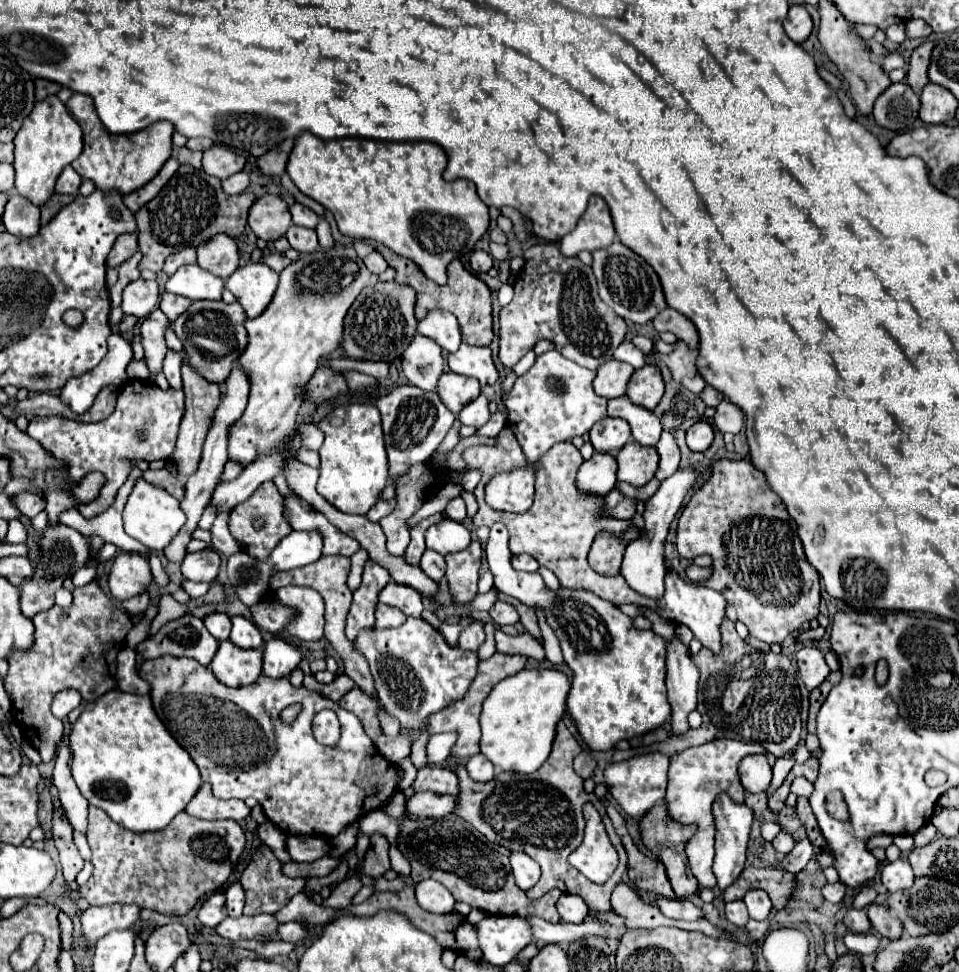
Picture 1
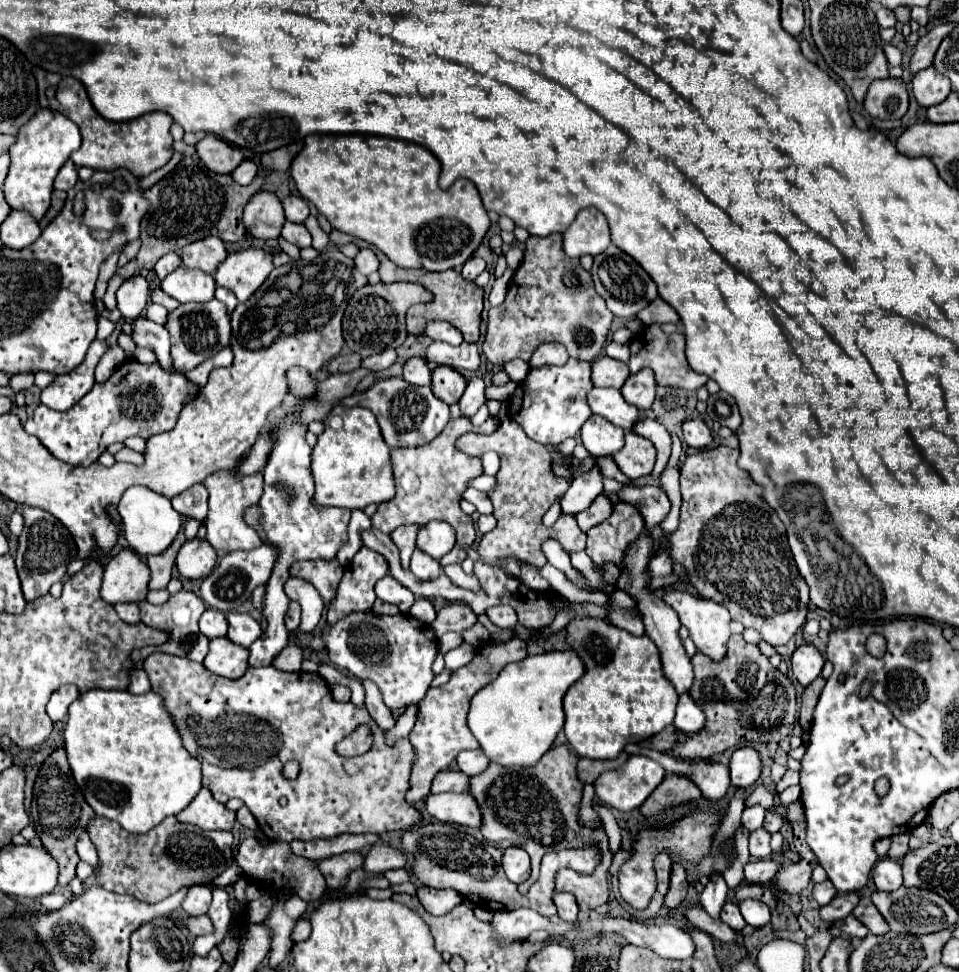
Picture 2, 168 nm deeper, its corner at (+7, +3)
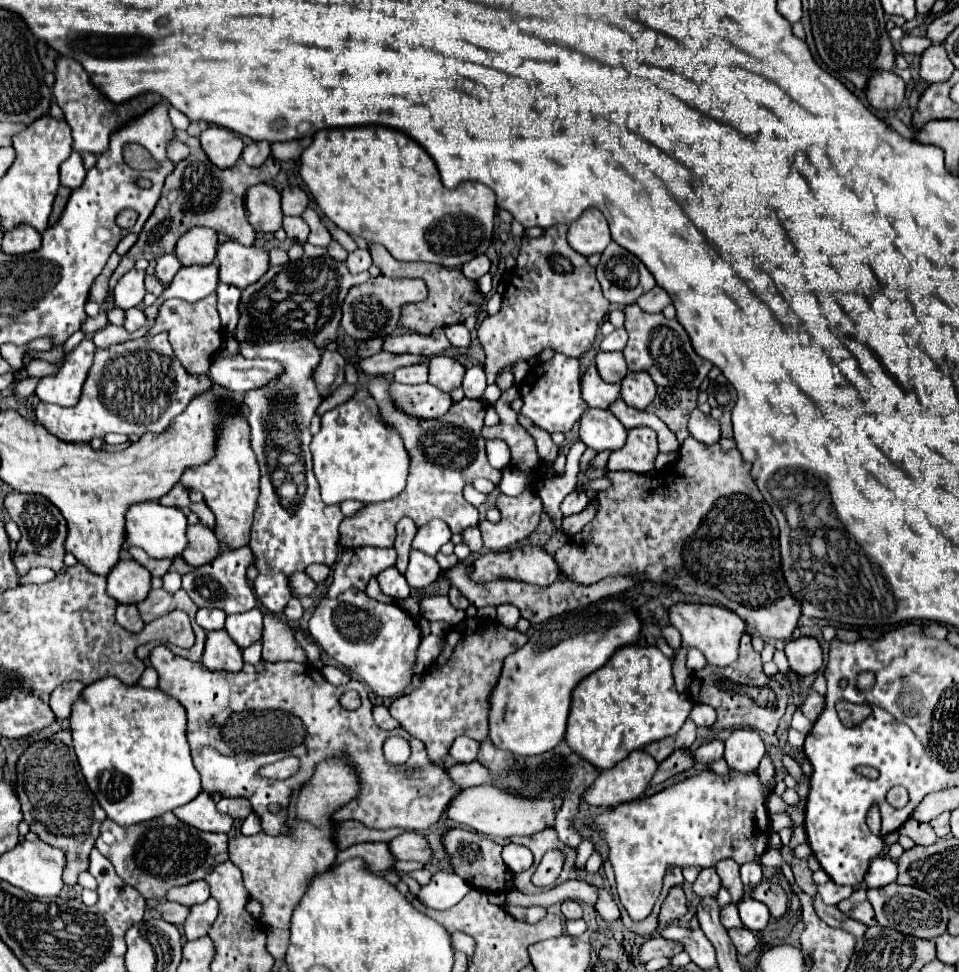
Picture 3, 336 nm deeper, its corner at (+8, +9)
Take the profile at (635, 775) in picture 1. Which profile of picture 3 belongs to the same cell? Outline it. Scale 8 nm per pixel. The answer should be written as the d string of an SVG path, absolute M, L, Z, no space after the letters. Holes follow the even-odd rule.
M635 750L613 768L601 772L601 776L585 790L583 798L595 806L617 806L637 800L645 792L655 770L657 762L653 756L645 750Z

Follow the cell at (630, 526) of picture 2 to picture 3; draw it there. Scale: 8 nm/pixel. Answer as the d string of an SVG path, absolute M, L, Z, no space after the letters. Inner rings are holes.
M687 438L681 446L681 456L675 464L657 472L653 478L645 478L635 472L609 472L611 488L597 492L599 502L597 516L583 528L581 538L571 538L555 560L567 576L581 584L593 584L607 576L637 574L641 580L675 584L683 592L709 598L713 604L733 610L755 628L763 638L787 640L801 616L801 602L791 596L791 590L783 578L781 554L779 554L779 526L777 520L749 476L751 466L741 458L735 448L735 440L721 438L719 442L705 446L695 438Z

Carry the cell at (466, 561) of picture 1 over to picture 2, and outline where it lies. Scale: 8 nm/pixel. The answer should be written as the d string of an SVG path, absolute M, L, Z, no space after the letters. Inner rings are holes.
M460 416L456 420L450 420L448 426L442 430L442 434L438 434L432 442L428 442L428 446L392 450L392 464L394 464L394 478L396 478L398 492L394 500L378 506L378 510L372 516L374 526L382 528L384 534L390 534L394 528L402 524L416 524L418 528L422 528L430 520L444 520L456 530L458 540L454 548L441 558L440 564L442 568L448 564L460 564L466 558L465 548L472 546L477 537L476 524L472 516L460 510L460 500L470 480L482 476L482 460L456 450L456 440L466 432L492 434L496 428L498 428L498 420L494 416L488 416L486 422L480 426L474 426L470 418Z

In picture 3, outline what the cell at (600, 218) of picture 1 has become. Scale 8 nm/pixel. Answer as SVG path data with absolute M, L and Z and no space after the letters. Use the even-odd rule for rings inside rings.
M587 208L575 222L569 224L567 240L571 248L583 256L603 252L605 246L611 242L605 216L597 208Z

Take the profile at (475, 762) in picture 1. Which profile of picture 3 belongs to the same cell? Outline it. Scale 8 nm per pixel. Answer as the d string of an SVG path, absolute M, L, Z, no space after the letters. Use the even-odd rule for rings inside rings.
M457 738L449 750L451 758L459 764L469 764L477 758L479 752L479 742L473 738Z

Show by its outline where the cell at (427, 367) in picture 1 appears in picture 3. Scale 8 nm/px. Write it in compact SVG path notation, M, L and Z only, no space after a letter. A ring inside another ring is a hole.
M421 362L421 364L403 366L403 368L395 370L393 380L401 382L401 384L423 384L423 382L427 382L427 364Z

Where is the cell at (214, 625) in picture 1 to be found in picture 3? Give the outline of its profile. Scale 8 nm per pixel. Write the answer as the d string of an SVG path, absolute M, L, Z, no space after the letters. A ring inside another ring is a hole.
M199 608L199 612L197 612L197 624L205 632L221 630L225 624L225 618L227 618L225 612L219 612L217 608Z

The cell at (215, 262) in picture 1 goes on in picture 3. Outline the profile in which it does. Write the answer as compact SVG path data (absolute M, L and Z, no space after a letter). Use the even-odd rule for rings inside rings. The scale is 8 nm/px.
M193 228L187 236L181 236L179 244L175 246L175 256L179 252L179 262L183 266L193 264L211 264L217 252L217 234L211 228Z

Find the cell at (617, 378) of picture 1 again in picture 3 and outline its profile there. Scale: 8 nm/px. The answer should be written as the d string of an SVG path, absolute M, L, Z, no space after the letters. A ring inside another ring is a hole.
M599 352L597 370L605 382L621 382L627 376L627 364L623 352Z

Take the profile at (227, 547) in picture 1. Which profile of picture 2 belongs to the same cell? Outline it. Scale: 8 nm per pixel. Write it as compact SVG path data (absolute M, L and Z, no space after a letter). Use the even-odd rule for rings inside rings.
M240 462L234 470L218 470L204 478L204 486L210 494L208 498L208 516L204 520L204 526L208 530L206 540L212 542L212 546L218 552L232 552L232 550L254 550L262 546L262 540L254 528L250 528L244 522L244 510L254 506L260 500L262 494L262 474L252 476L238 476Z

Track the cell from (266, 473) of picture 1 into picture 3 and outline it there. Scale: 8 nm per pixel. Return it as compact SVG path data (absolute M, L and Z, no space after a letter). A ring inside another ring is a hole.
M379 352L371 358L363 358L357 362L357 368L363 370L369 376L391 376L397 368L407 366L407 364L417 364L421 362L423 356L411 356L411 354L389 354L389 352Z

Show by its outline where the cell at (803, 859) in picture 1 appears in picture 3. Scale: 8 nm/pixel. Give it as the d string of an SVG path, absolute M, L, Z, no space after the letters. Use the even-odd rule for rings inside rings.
M747 862L741 866L741 880L745 886L757 886L763 878L763 870L761 864L757 862Z

